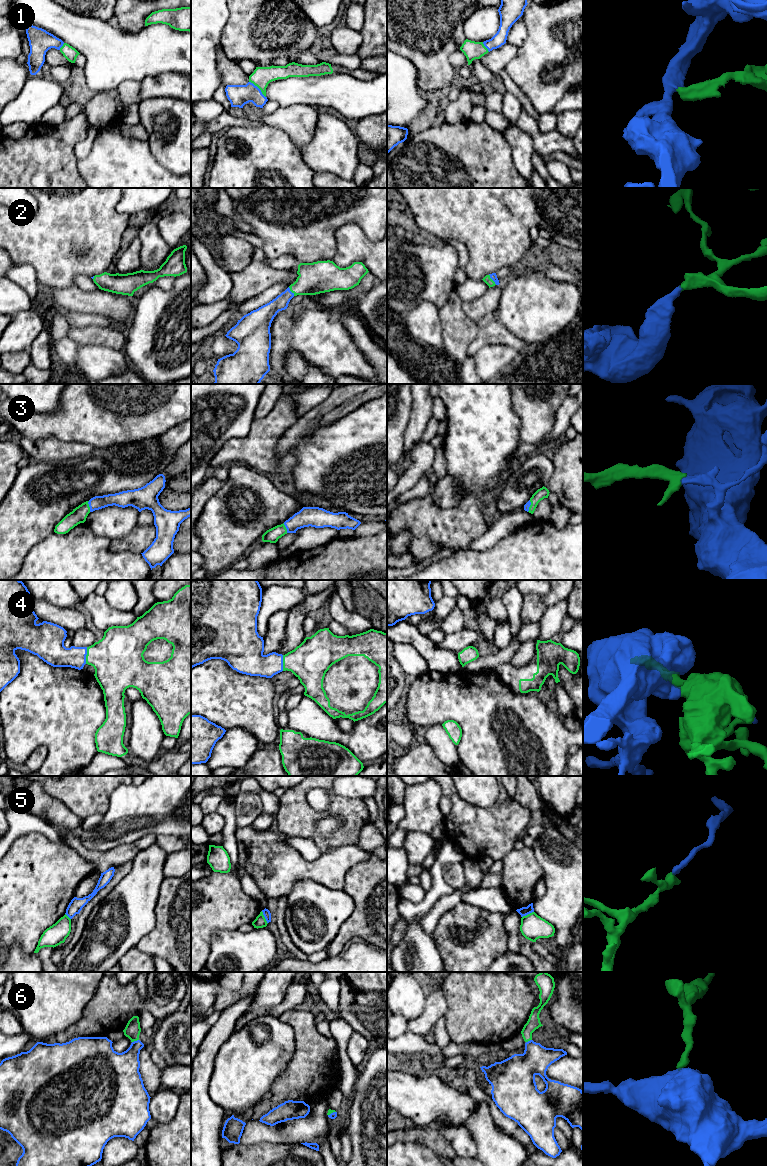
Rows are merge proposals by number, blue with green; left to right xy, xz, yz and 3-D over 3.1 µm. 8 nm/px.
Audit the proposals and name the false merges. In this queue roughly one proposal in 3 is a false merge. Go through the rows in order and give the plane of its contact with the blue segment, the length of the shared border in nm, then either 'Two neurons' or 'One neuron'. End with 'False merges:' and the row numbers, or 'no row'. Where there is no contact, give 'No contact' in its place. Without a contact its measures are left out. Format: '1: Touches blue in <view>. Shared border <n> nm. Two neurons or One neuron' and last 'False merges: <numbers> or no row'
1: Touches blue in xz. Shared border 190 nm. One neuron
2: Touches blue in yz. Shared border 110 nm. One neuron
3: Touches blue in xy. Shared border 90 nm. One neuron
4: Touches blue in xy. Shared border 140 nm. One neuron
5: Touches blue in xz. Shared border 120 nm. Two neurons
6: Touches blue in xy. Shared border 60 nm. One neuron
False merges: 5

